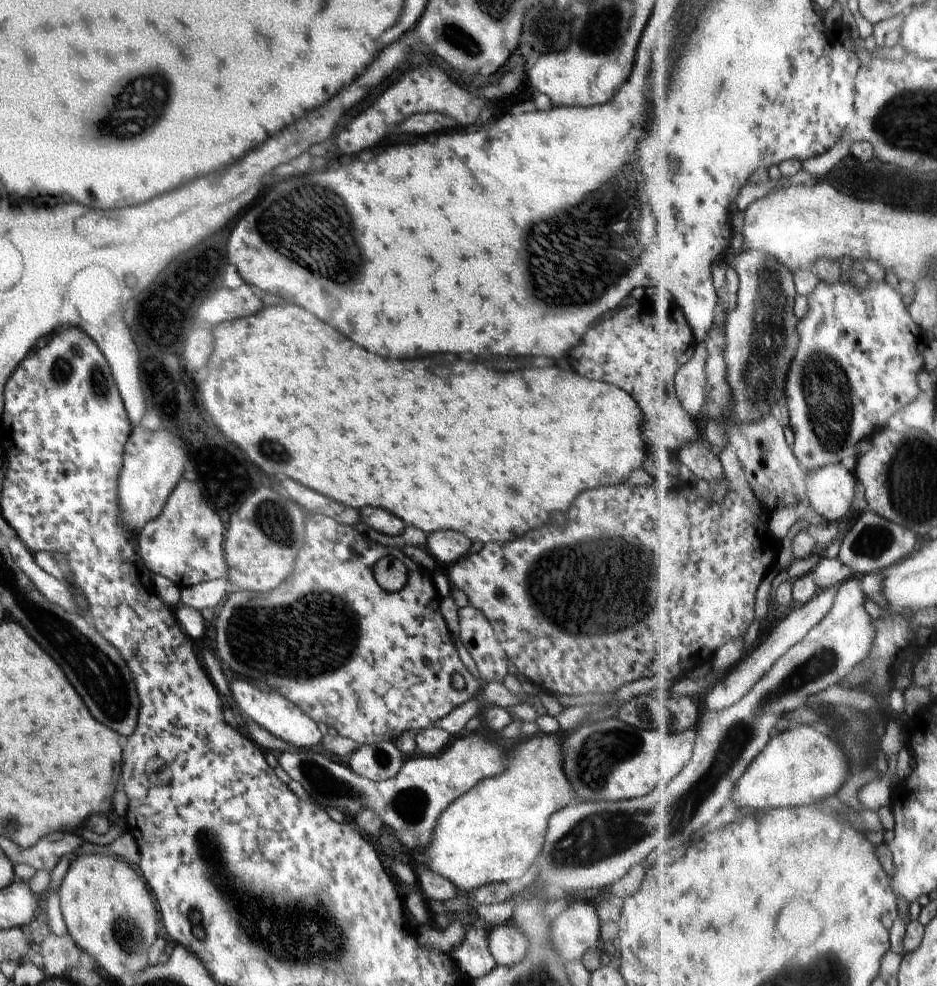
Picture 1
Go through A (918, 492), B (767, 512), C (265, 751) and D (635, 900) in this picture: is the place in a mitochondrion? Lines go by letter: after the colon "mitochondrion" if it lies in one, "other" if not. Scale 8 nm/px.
A: mitochondrion
B: other
C: other
D: other

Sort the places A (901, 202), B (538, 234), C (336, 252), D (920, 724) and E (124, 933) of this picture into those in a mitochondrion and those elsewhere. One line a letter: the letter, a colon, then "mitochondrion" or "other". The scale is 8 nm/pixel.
A: other
B: mitochondrion
C: mitochondrion
D: other
E: mitochondrion

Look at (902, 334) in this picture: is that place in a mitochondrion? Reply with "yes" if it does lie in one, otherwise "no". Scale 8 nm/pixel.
no

